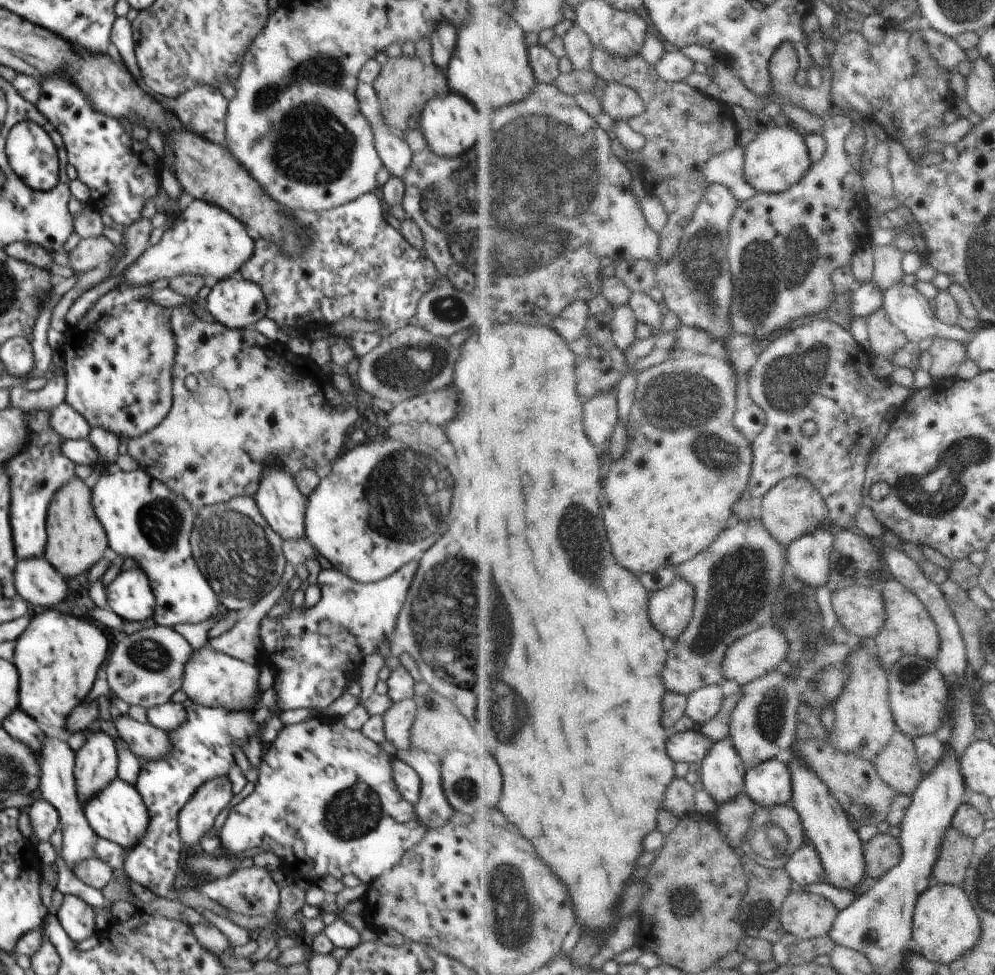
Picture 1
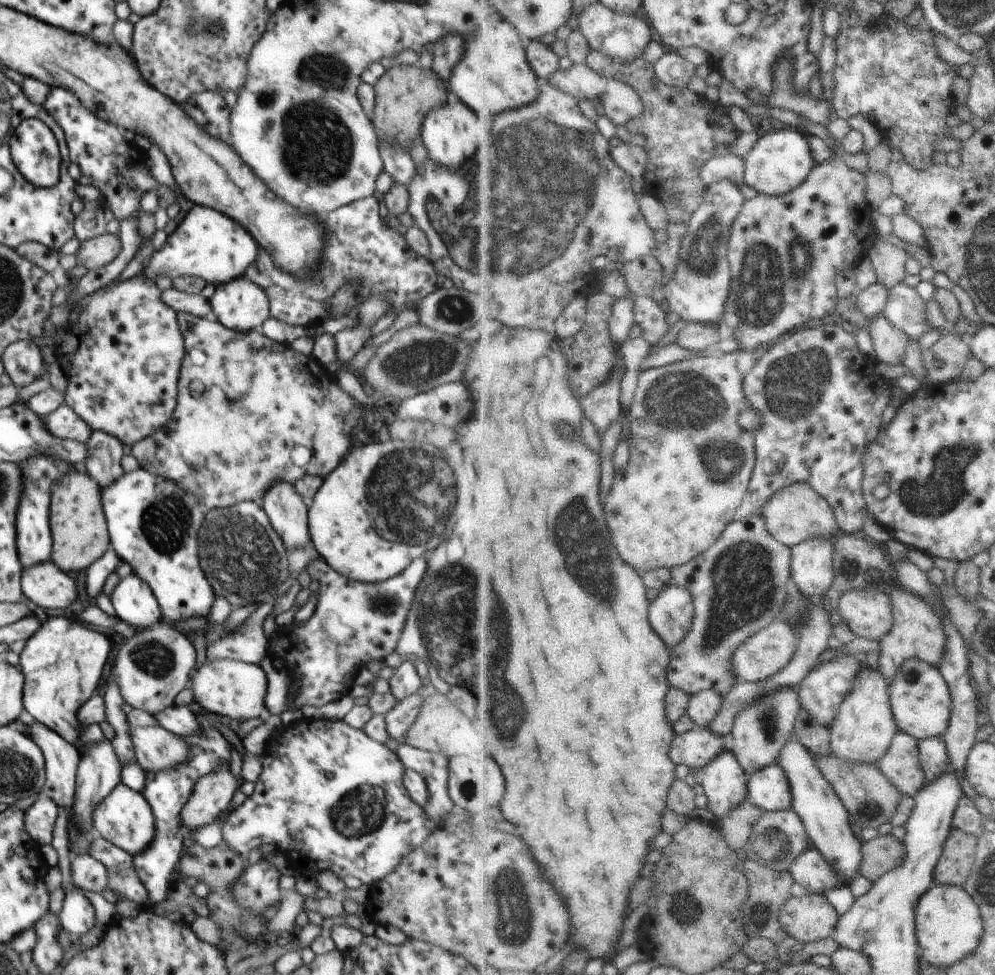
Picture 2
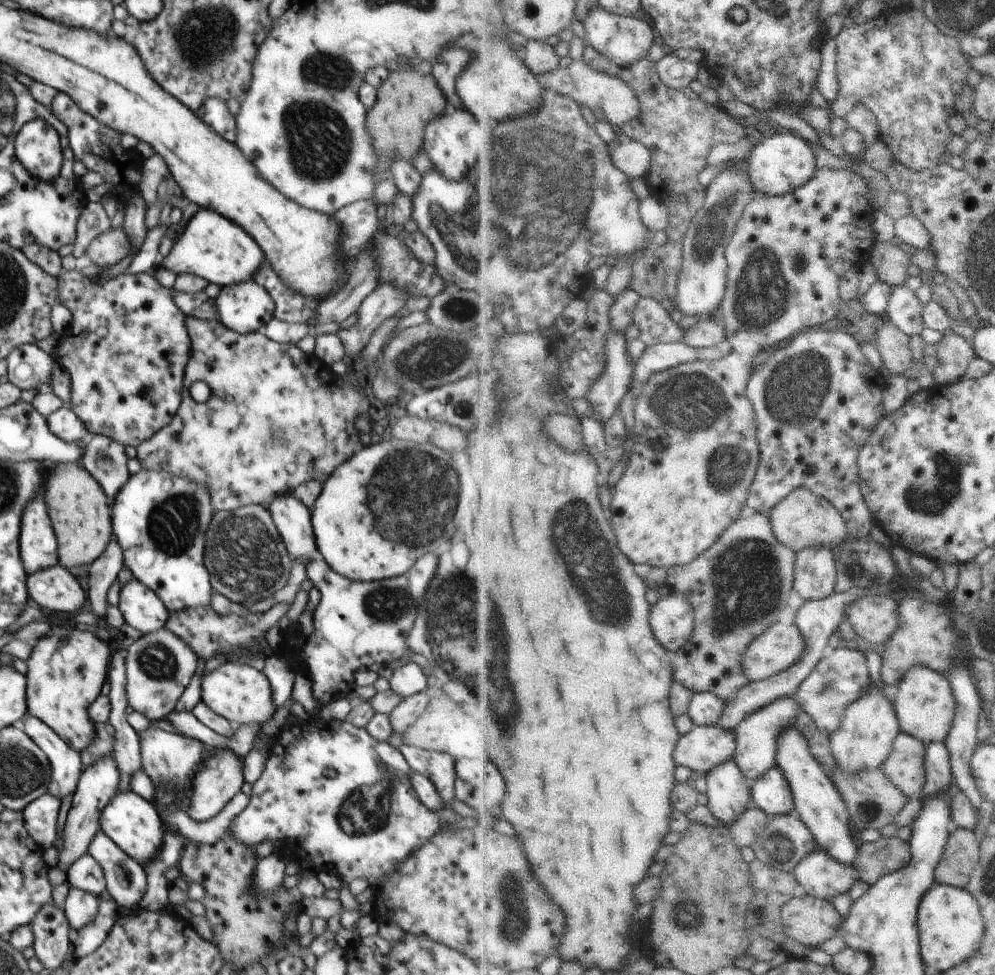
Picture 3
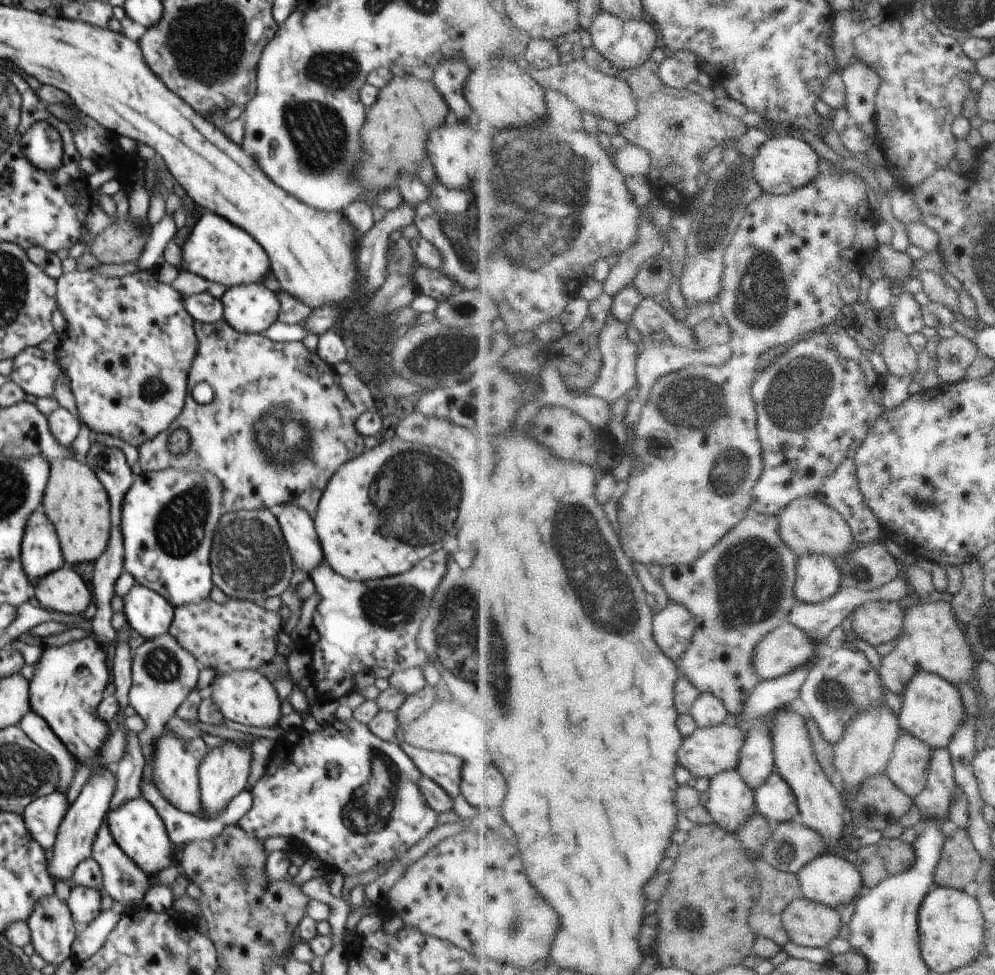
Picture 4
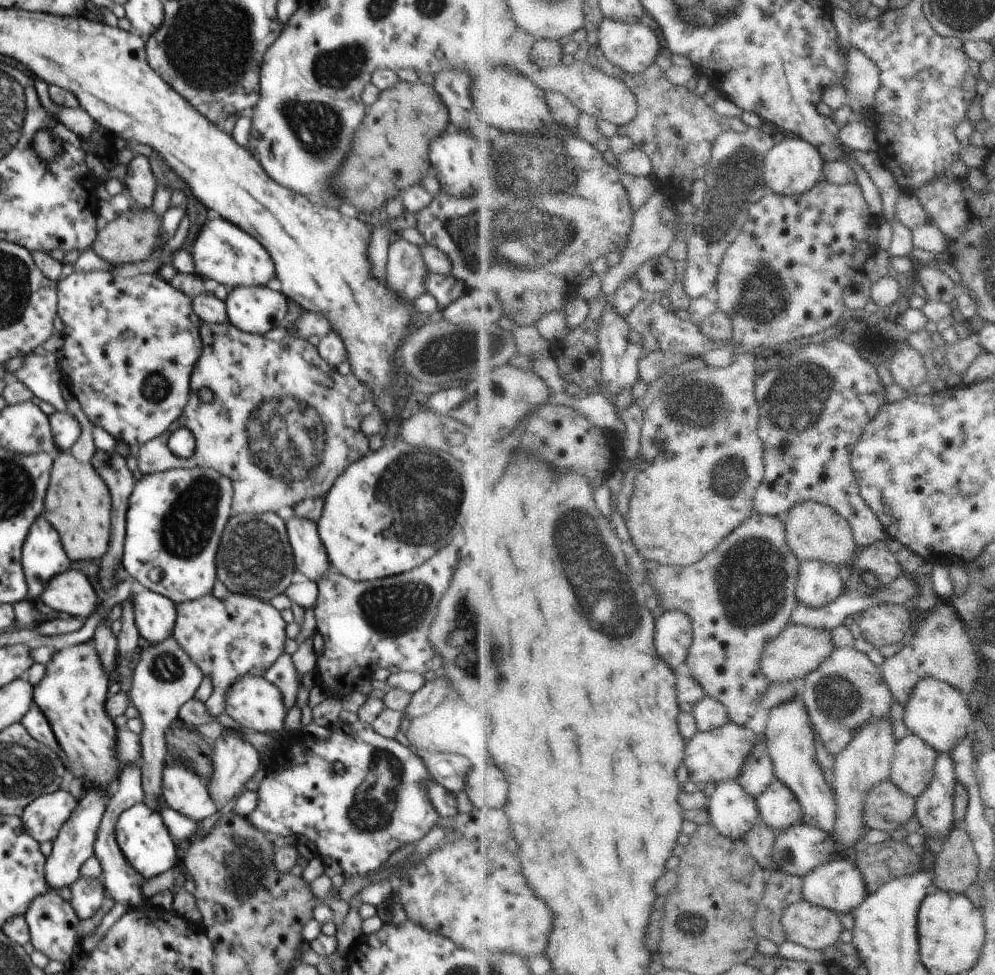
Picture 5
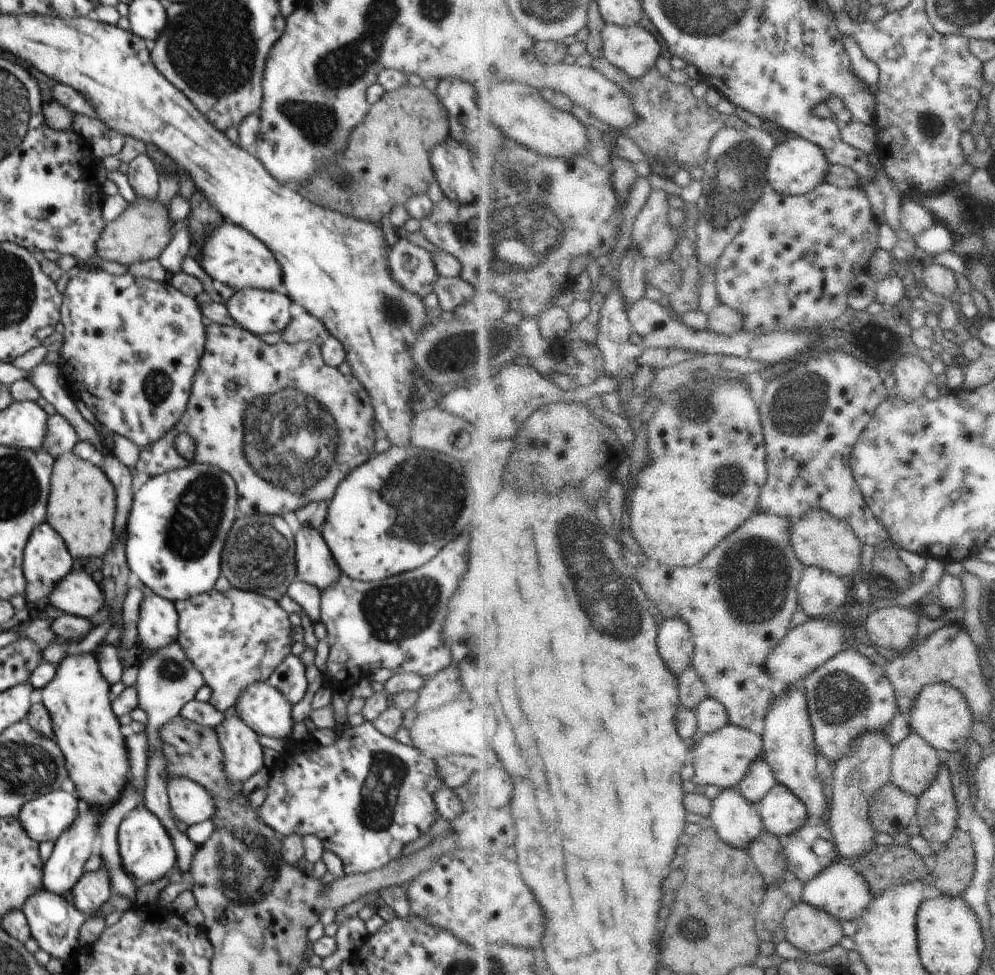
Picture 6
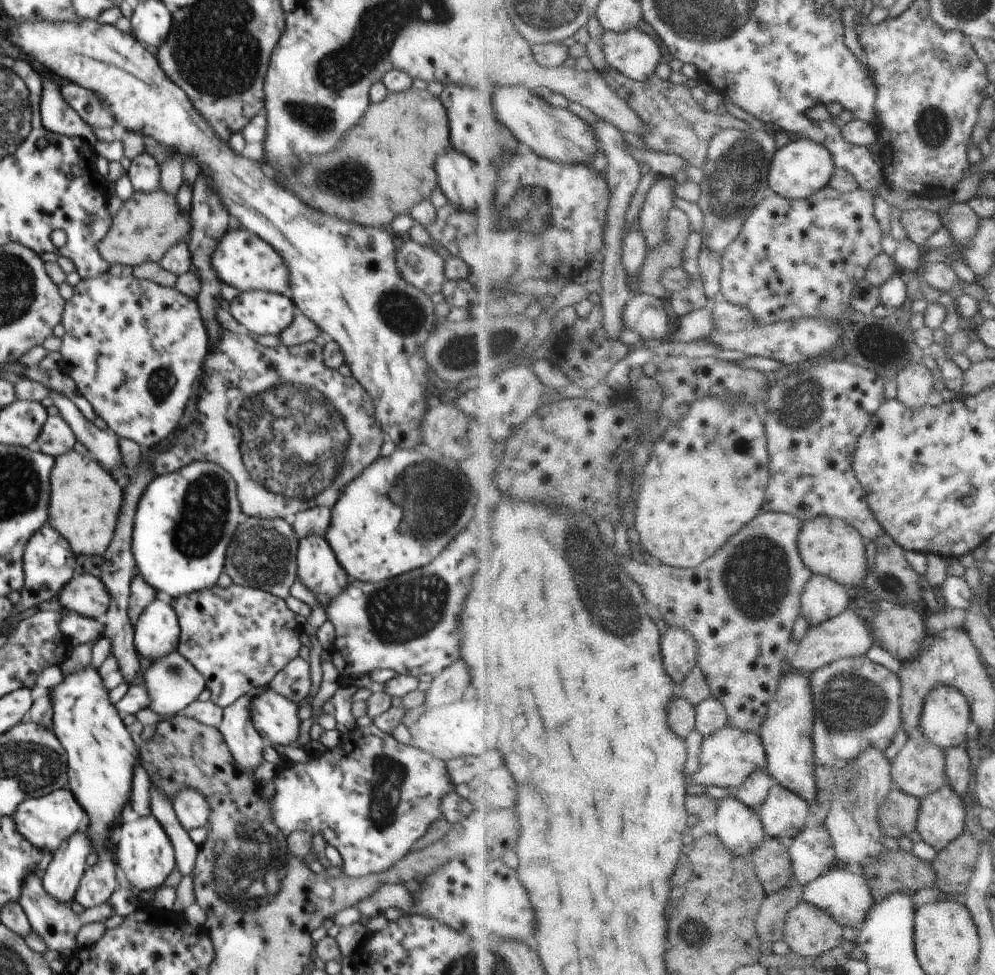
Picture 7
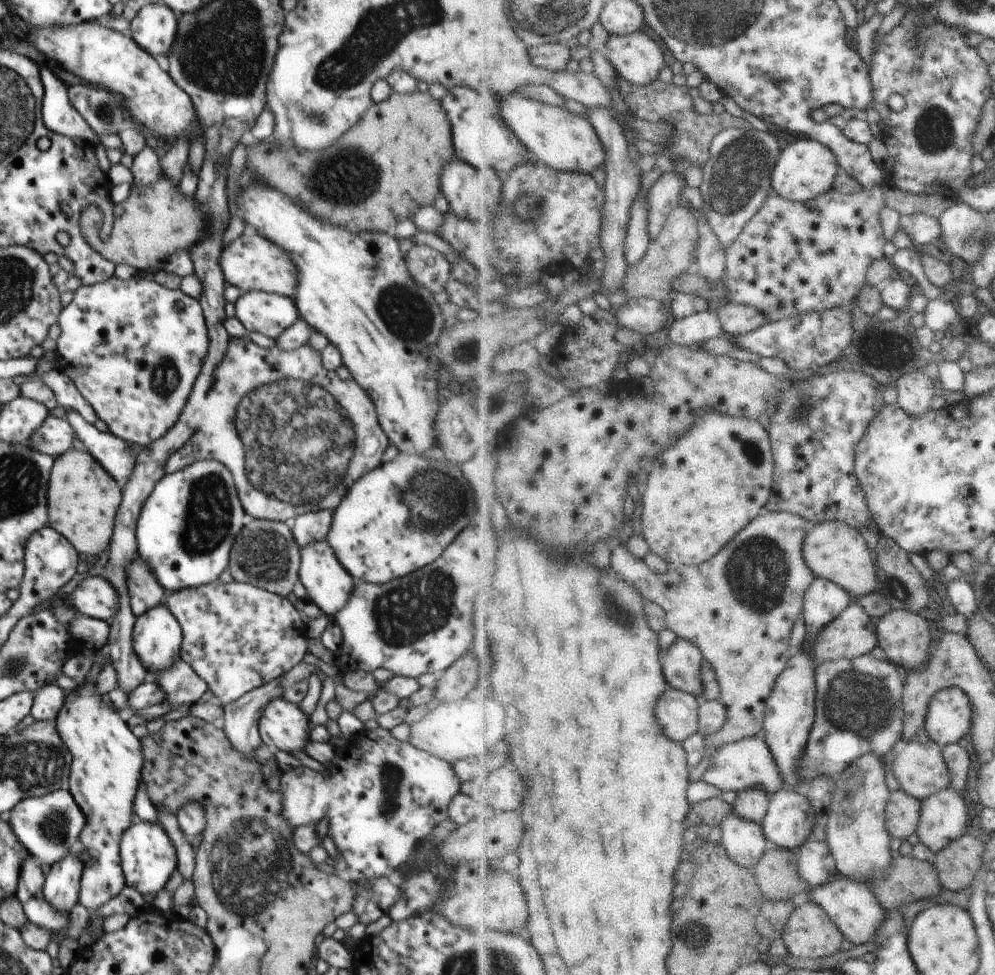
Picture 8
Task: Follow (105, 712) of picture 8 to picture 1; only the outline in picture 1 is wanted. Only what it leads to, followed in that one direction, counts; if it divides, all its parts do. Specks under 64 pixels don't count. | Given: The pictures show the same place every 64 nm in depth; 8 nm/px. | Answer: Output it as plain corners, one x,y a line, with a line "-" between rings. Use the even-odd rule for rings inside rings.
63,608
48,609
42,614
33,615
27,629
17,638
14,666
19,672
19,708
36,722
56,728
67,728
67,716
84,702
96,680
96,674
108,654
106,635
96,628
92,620
75,617
-
63,895
56,913
58,922
75,943
98,933
95,928
95,910
76,895

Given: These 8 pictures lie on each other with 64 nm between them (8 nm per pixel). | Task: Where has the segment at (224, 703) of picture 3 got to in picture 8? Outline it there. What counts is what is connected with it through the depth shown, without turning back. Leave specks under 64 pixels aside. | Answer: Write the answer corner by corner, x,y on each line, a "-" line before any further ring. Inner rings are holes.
280,697
267,704
259,720
259,733
263,744
274,751
305,752
310,739
310,722
297,704

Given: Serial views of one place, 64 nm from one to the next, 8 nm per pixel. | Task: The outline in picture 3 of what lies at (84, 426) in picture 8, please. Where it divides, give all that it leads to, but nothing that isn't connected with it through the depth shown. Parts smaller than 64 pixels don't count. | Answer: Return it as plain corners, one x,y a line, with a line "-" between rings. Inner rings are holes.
35,344
14,349
6,358
9,381
19,389
40,391
51,381
52,371
58,364
53,354
46,353

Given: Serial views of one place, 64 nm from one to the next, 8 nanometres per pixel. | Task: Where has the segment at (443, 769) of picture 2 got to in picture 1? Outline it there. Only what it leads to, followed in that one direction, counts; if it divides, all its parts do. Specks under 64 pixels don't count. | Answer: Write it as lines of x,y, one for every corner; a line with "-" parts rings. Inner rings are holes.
414,748
400,749
396,758
411,766
420,777
421,793
419,801
414,805
418,822
430,830
457,819
455,810
444,792
441,775
442,758
437,754

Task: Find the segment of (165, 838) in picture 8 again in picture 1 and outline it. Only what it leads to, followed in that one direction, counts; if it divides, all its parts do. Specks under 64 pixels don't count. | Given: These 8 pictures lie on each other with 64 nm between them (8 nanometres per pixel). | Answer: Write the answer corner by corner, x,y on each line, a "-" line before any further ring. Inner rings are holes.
120,778
114,779
100,794
92,797
83,808
85,817
92,830
103,838
130,849
136,843
141,844
149,825
149,814
138,789

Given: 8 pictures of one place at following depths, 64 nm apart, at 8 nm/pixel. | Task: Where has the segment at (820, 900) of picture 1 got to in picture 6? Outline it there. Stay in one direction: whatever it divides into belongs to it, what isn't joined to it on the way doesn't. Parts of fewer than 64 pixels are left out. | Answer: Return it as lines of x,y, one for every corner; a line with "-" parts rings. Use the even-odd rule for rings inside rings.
805,900
788,913
785,925
787,940
805,954
822,954
844,938
844,926
837,916

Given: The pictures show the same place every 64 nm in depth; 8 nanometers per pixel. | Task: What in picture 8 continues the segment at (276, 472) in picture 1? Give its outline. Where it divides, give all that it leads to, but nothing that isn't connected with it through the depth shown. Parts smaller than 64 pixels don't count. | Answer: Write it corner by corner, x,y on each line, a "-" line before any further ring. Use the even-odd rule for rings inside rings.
326,540
307,544
300,548
300,554
299,580
307,590
307,600
316,604
327,616
334,616
342,607
346,606
353,593
356,580
340,564

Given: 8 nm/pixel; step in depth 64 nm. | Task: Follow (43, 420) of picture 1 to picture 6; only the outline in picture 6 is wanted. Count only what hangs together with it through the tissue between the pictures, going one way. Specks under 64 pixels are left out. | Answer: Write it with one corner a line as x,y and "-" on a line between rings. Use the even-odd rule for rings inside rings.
46,522
40,523
29,536
23,550
23,573
26,586
22,596
31,607
38,608
40,601
46,600
54,587
72,572
74,558
63,538

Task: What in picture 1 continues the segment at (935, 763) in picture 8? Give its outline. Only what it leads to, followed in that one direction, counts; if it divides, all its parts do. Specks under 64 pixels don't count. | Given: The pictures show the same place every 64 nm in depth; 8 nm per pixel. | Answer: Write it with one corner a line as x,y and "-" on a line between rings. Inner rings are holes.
898,730
890,746
874,762
882,778
900,794
914,796
917,793
924,771
915,738

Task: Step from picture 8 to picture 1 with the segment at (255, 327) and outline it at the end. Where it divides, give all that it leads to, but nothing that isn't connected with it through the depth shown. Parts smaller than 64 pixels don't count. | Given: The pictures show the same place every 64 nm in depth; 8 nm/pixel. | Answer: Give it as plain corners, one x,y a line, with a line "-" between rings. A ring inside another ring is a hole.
239,275
218,281
203,305
212,320
231,329
254,327
267,316
267,302
262,289

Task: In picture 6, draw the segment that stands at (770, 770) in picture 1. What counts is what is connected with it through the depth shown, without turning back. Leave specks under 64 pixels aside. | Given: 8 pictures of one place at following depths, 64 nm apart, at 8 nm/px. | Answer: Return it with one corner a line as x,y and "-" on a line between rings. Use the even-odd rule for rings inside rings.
778,783
760,802
763,821
768,832
792,836
808,824
809,806
790,787

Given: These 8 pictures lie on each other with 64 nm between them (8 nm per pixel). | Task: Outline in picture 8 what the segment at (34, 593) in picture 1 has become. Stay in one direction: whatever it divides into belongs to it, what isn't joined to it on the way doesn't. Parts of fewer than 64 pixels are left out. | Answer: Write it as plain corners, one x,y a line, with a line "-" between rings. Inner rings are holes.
94,576
82,580
76,590
65,598
78,614
102,619
109,623
119,611
118,591
104,576

